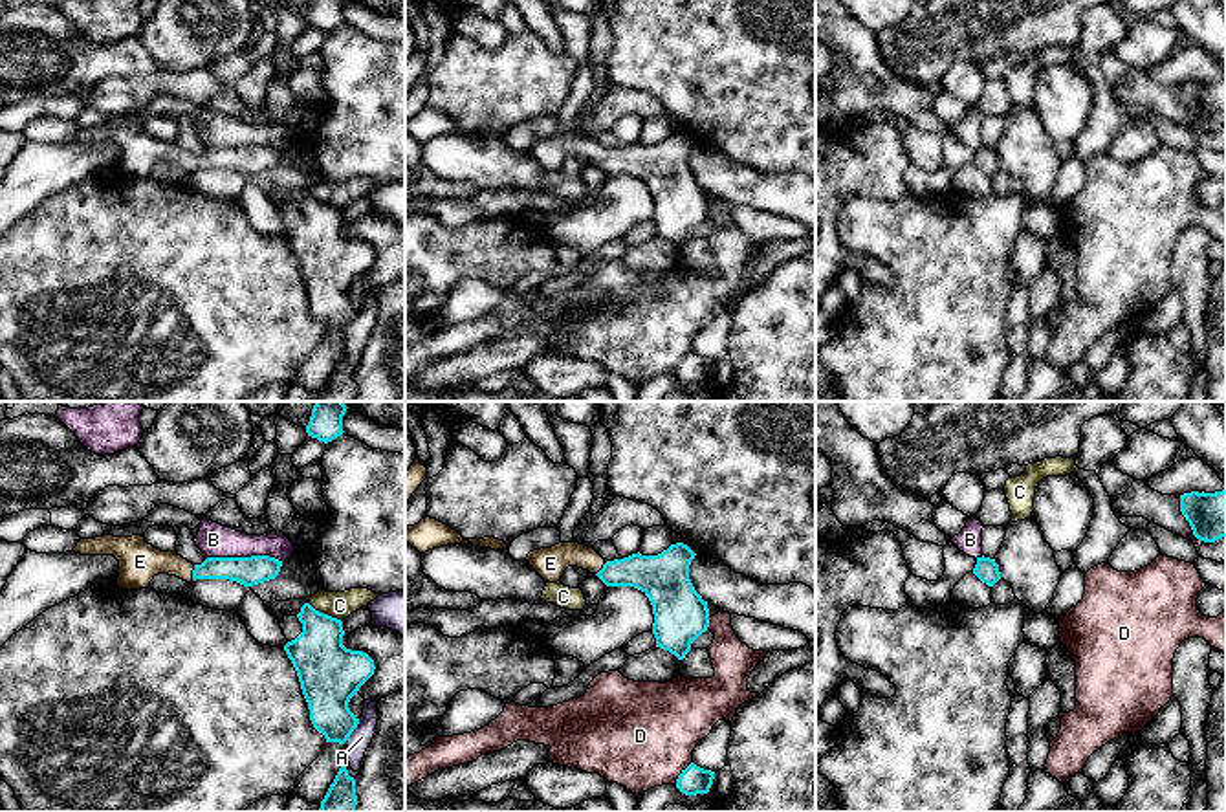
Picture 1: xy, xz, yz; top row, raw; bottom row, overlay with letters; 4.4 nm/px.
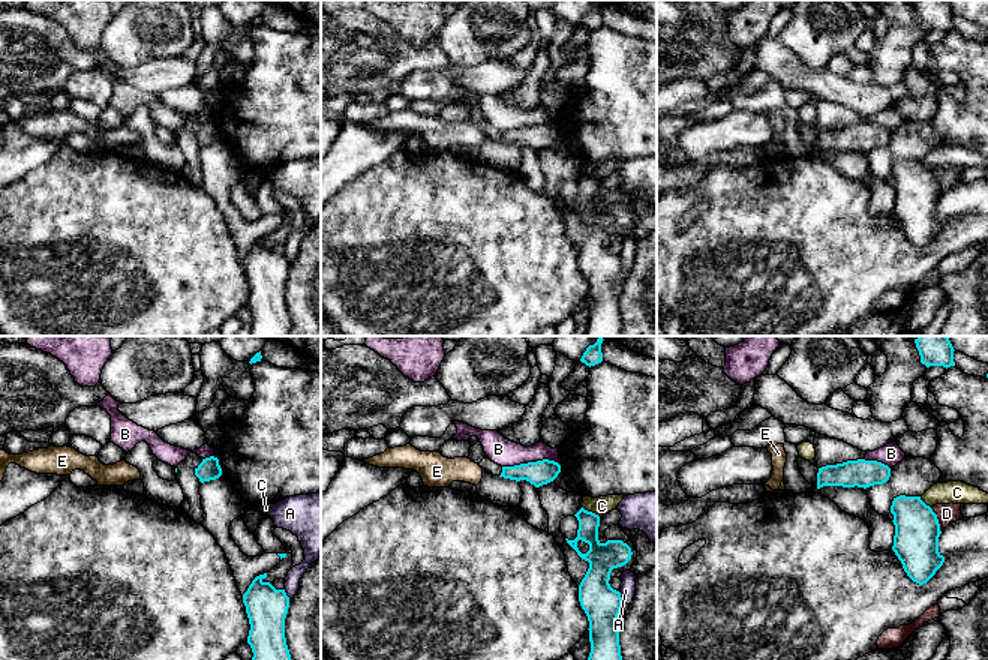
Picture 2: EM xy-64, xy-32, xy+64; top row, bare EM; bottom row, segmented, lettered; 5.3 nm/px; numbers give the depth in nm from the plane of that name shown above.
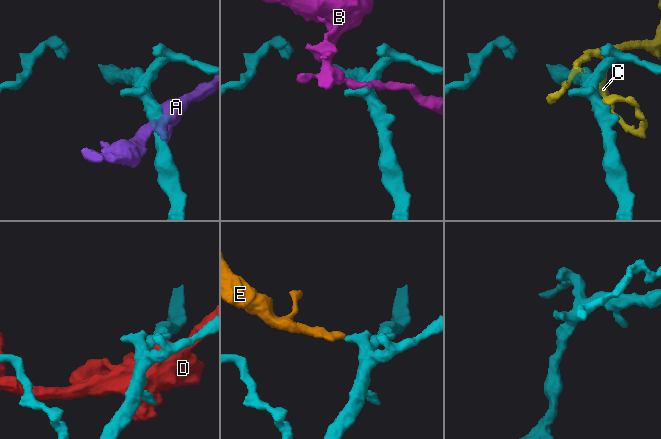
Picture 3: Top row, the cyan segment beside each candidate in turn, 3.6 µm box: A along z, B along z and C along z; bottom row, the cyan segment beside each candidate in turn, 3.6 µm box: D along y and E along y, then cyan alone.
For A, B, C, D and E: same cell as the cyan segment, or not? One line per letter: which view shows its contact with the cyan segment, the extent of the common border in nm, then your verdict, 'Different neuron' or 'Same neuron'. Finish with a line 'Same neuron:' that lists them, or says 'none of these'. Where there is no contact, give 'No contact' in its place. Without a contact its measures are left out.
A: Touches cyan in xy. Shared border 120 nm. Different neuron
B: Touches cyan in xy. Shared border 340 nm. Different neuron
C: Touches cyan in xy. Shared border 170 nm. Different neuron
D: Touches cyan in xz. Shared border 130 nm. Different neuron
E: Touches cyan in xy. Shared border 70 nm. Same neuron
Same neuron: E

